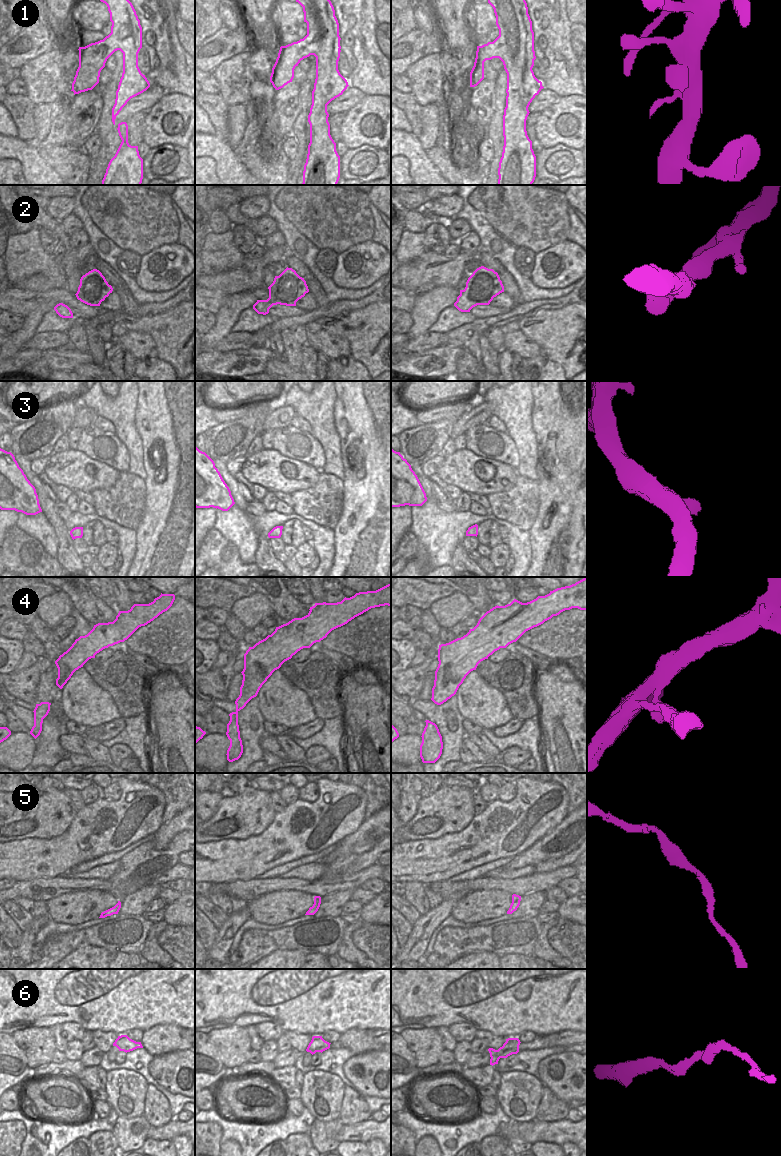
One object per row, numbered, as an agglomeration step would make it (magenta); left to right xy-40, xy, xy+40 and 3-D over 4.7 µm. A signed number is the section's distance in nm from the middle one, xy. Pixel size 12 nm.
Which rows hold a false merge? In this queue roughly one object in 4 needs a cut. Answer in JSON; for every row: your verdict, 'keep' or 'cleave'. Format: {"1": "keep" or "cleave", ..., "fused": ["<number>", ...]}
{"1": "keep", "2": "keep", "3": "keep", "4": "keep", "5": "keep", "6": "keep", "fused": []}

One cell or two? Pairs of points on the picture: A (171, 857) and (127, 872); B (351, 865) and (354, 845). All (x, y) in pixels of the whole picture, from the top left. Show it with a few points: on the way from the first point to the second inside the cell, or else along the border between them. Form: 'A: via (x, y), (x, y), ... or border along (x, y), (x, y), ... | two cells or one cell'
A: via (160, 861), (154, 863), (140, 877), (138, 876) | one cell
B: border along (375, 844), (367, 851), (344, 854), (331, 862) | two cells

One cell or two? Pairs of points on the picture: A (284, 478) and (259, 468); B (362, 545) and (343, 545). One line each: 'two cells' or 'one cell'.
A: one cell
B: one cell

